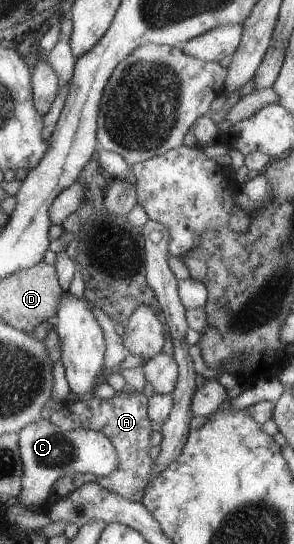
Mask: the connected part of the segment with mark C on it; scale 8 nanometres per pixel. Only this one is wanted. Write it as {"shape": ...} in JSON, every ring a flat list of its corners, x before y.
{"shape":[[40,419,25,426,19,435,19,451,24,465,23,489,18,497,28,510,49,513,49,498,53,486,70,472,94,473,99,477,113,474,120,457,110,437,94,429,66,431,50,419]]}

